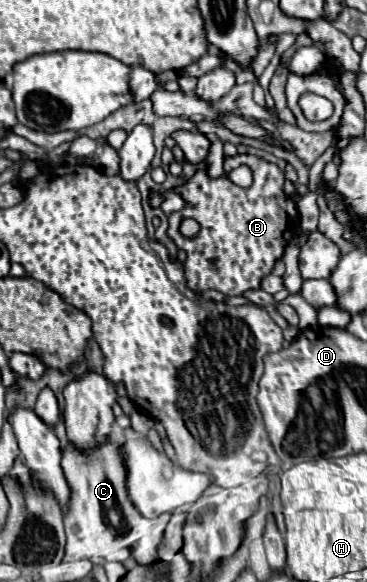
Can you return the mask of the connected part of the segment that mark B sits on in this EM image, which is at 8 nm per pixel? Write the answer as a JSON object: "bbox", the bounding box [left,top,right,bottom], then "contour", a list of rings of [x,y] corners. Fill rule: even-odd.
{"bbox":[168,154,298,296],"contour":[[[238,154],[234,158],[224,158],[224,174],[242,164],[254,174],[254,182],[246,190],[230,182],[228,176],[210,180],[204,170],[198,170],[194,178],[176,188],[186,200],[186,208],[168,216],[168,234],[178,248],[188,252],[184,272],[188,288],[194,292],[220,290],[226,296],[242,296],[248,290],[260,290],[262,280],[272,274],[276,260],[284,254],[284,240],[288,246],[296,232],[298,210],[294,200],[282,190],[286,180],[284,172],[276,164],[264,162],[256,156]],[[184,218],[192,218],[200,224],[200,232],[194,238],[184,238],[180,234],[180,222]]]}

